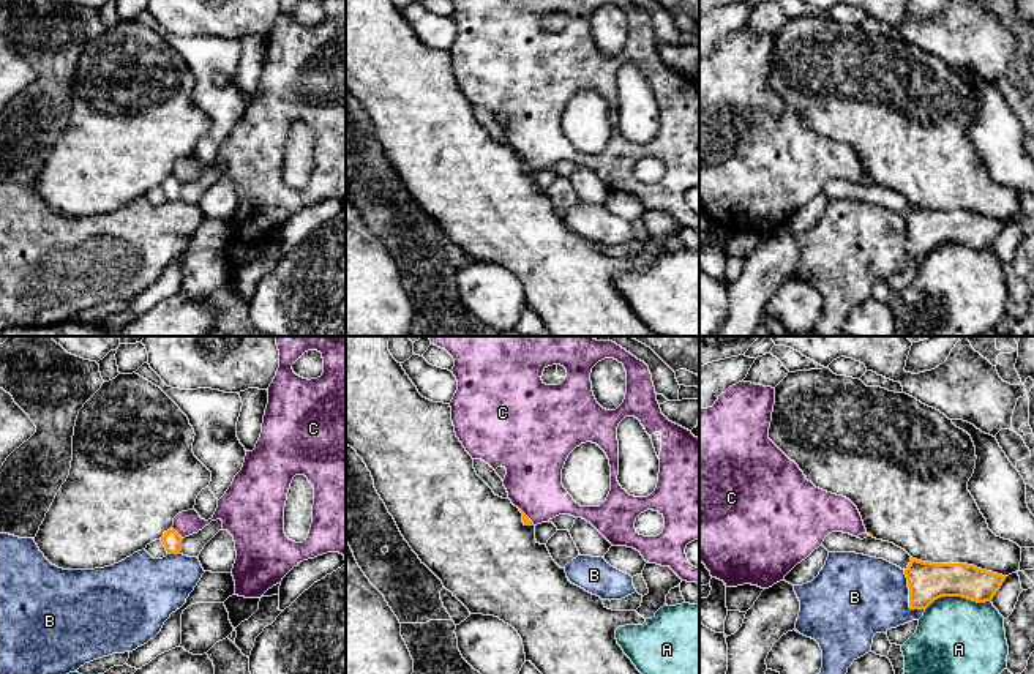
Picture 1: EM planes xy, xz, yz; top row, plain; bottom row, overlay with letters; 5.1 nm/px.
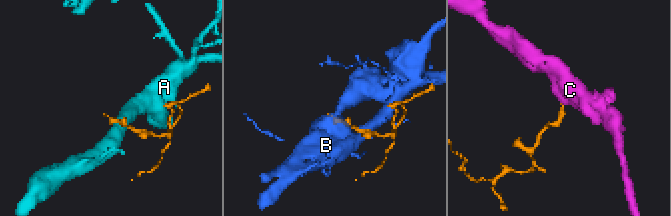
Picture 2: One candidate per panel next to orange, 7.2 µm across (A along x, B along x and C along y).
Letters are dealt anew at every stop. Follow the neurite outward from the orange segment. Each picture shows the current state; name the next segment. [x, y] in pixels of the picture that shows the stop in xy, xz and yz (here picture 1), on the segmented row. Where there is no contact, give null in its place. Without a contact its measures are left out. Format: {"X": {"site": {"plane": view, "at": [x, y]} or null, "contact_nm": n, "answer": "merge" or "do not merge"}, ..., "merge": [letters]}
{"A": {"site": {"plane": "yz", "at": [957, 595]}, "contact_nm": 340, "answer": "do not merge"}, "B": {"site": {"plane": "yz", "at": [910, 595]}, "contact_nm": 240, "answer": "do not merge"}, "C": {"site": {"plane": "xy", "at": [177, 534]}, "contact_nm": 80, "answer": "do not merge"}, "merge": []}

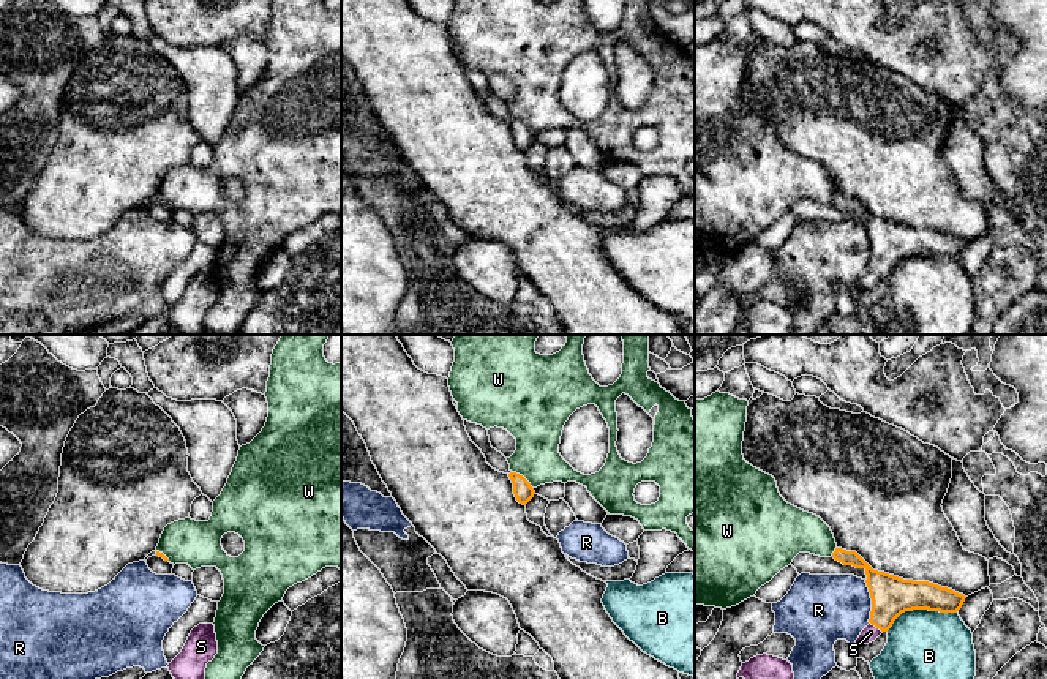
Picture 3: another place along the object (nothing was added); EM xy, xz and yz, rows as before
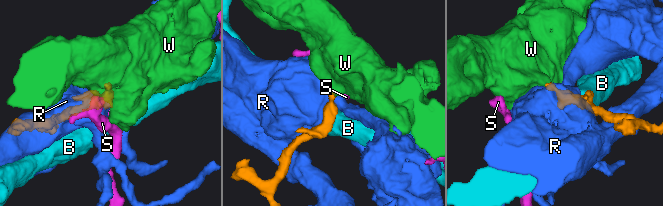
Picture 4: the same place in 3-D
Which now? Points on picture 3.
{"B": {"site": {"plane": "yz", "at": [921, 608]}, "contact_nm": 380, "answer": "do not merge"}, "R": {"site": {"plane": "yz", "at": [872, 602]}, "contact_nm": 220, "answer": "do not merge"}, "S": {"site": {"plane": "yz", "at": [877, 627]}, "contact_nm": 80, "answer": "merge"}, "W": {"site": {"plane": "xz", "at": [523, 477]}, "contact_nm": 140, "answer": "do not merge"}, "merge": ["S"]}

